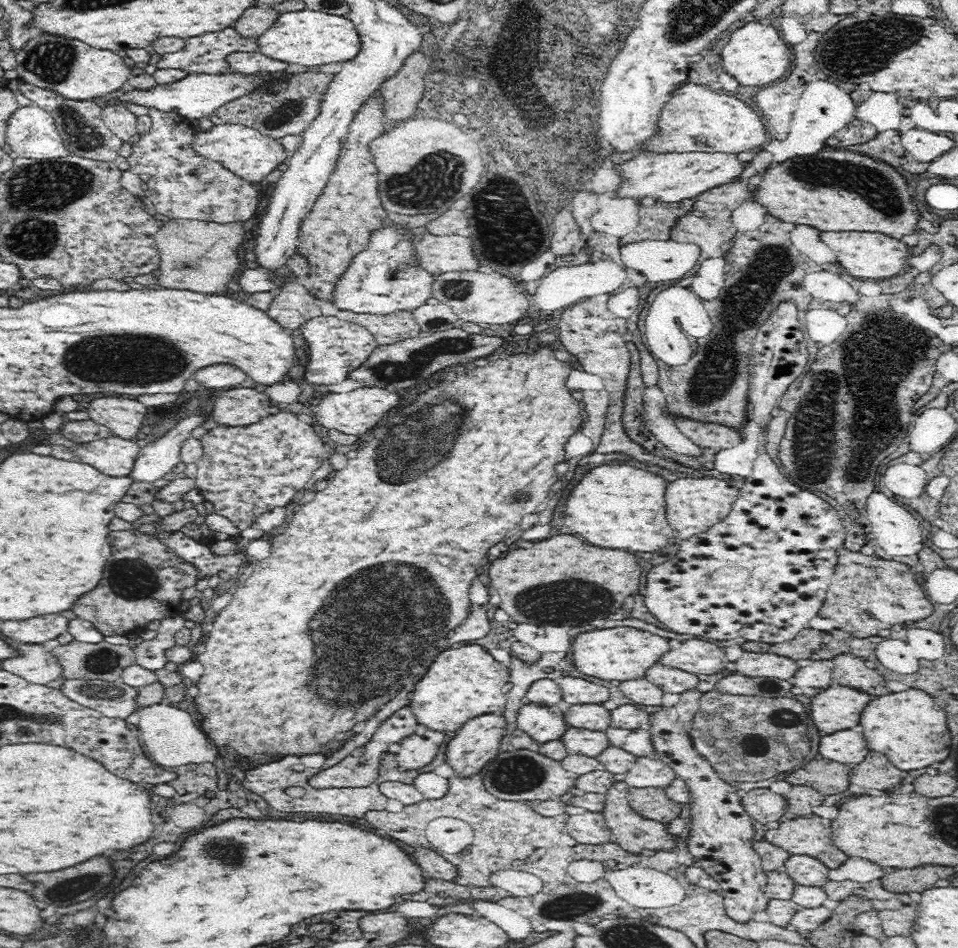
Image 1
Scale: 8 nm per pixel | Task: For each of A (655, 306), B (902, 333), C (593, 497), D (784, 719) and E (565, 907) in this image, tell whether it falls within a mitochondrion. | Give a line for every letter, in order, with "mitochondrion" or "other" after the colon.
A: other
B: mitochondrion
C: other
D: mitochondrion
E: mitochondrion

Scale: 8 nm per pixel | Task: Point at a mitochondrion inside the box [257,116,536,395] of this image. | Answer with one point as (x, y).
(438, 180)

